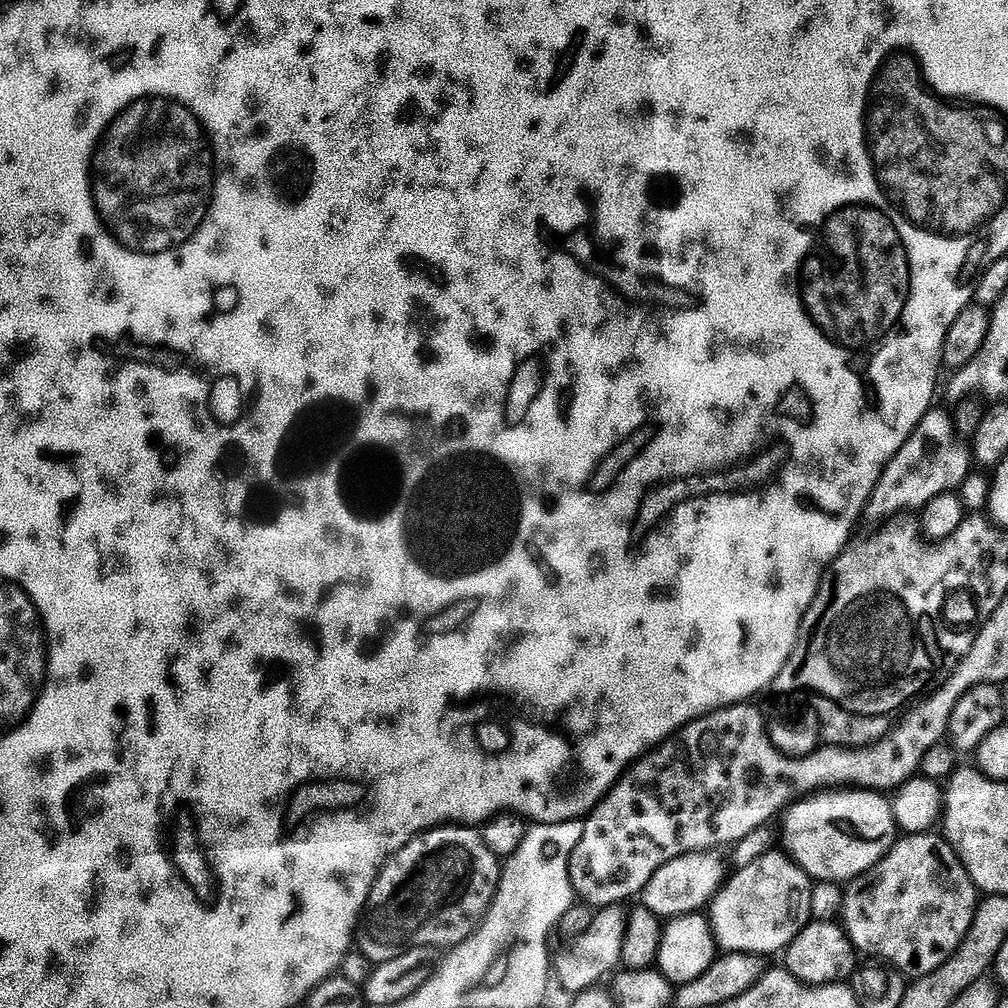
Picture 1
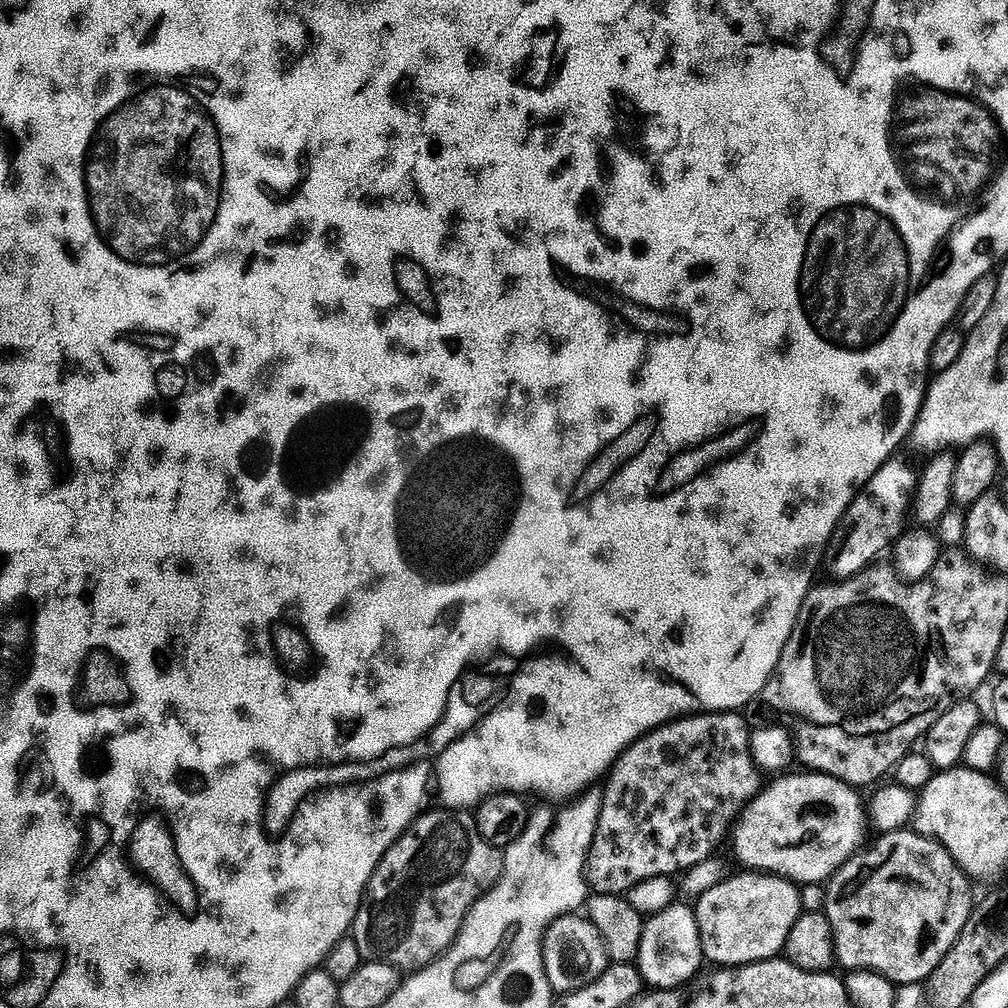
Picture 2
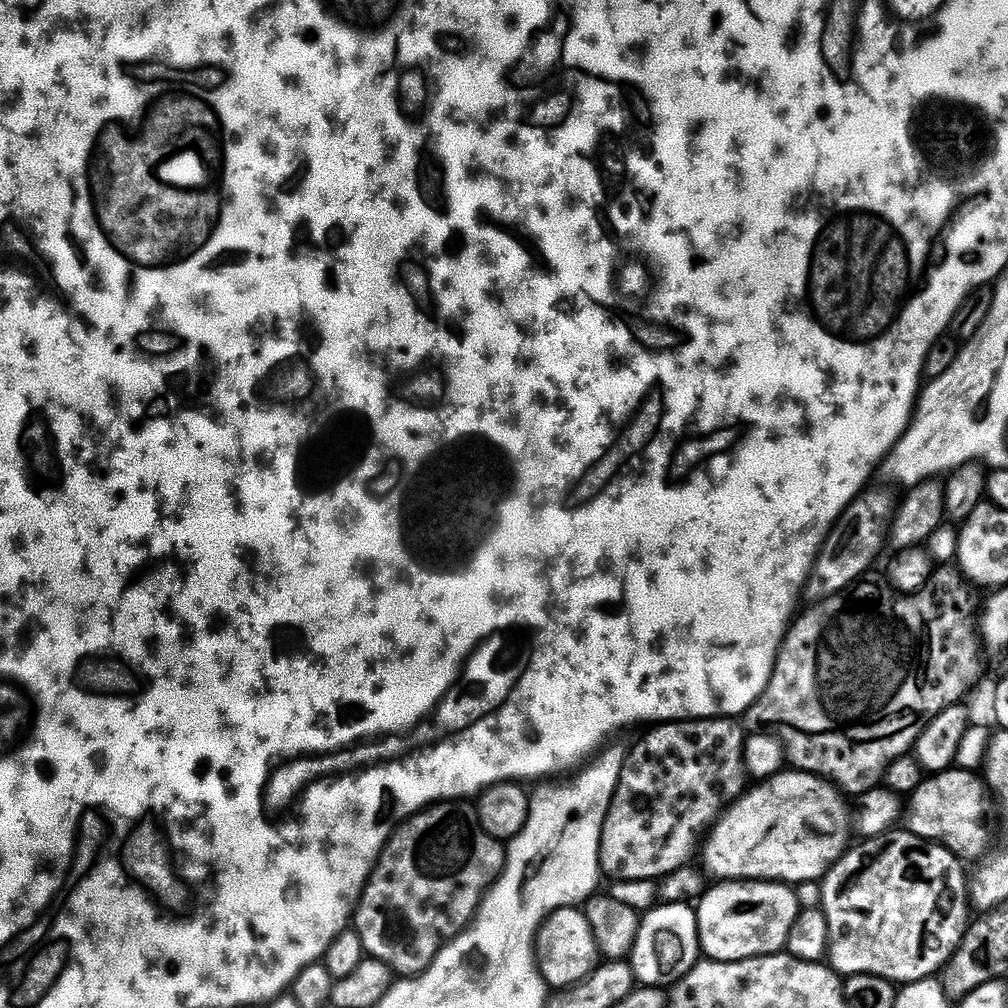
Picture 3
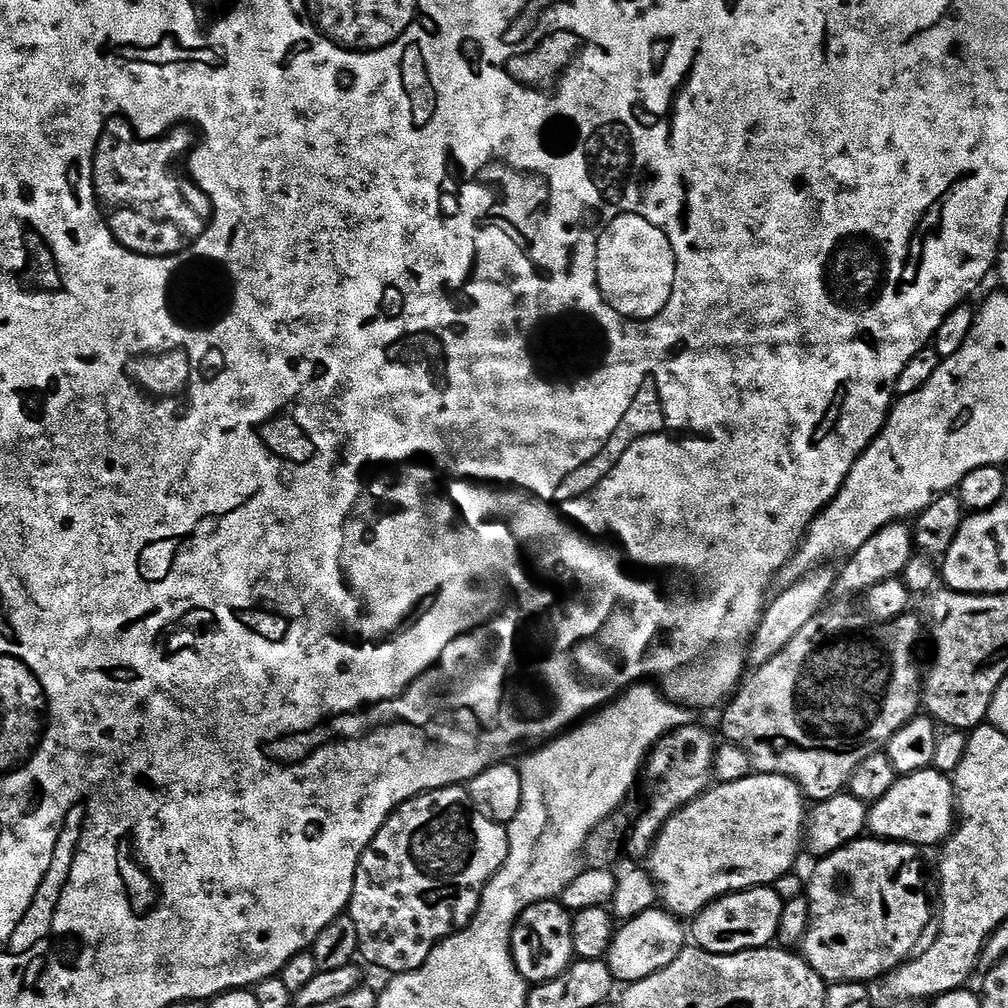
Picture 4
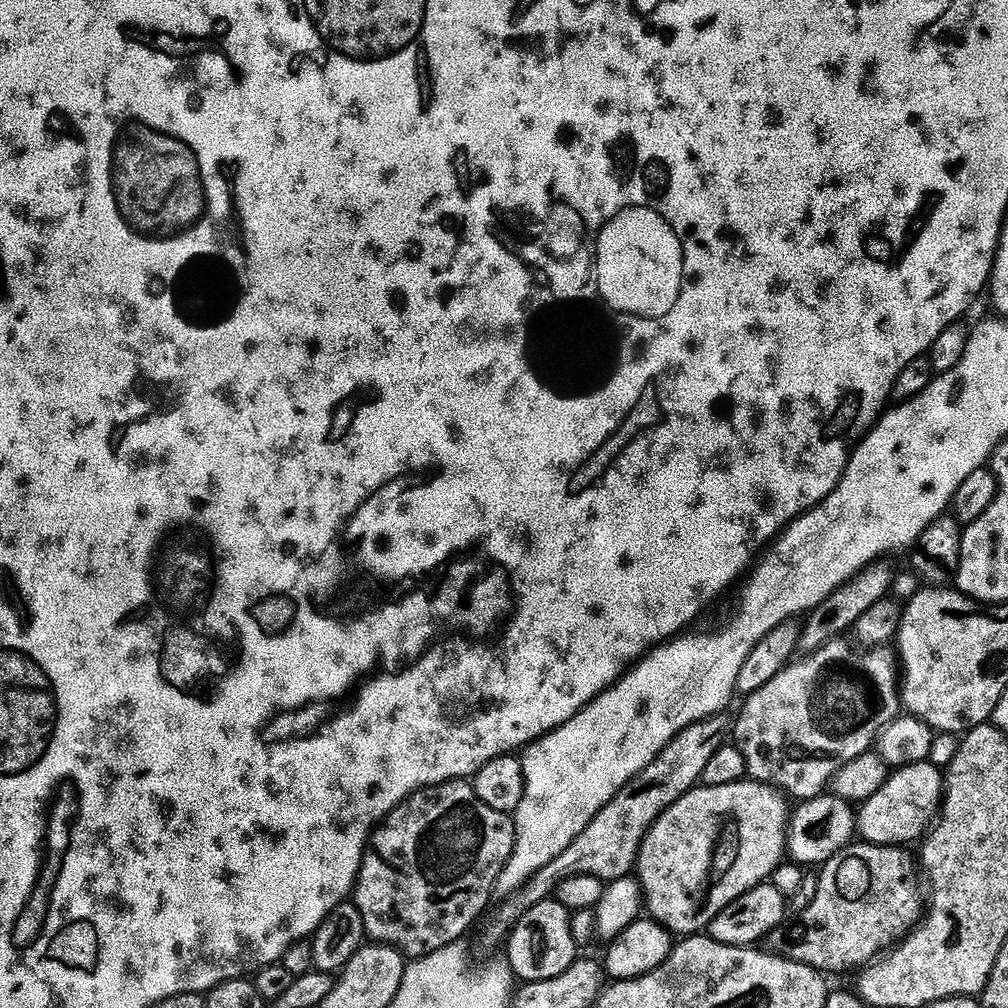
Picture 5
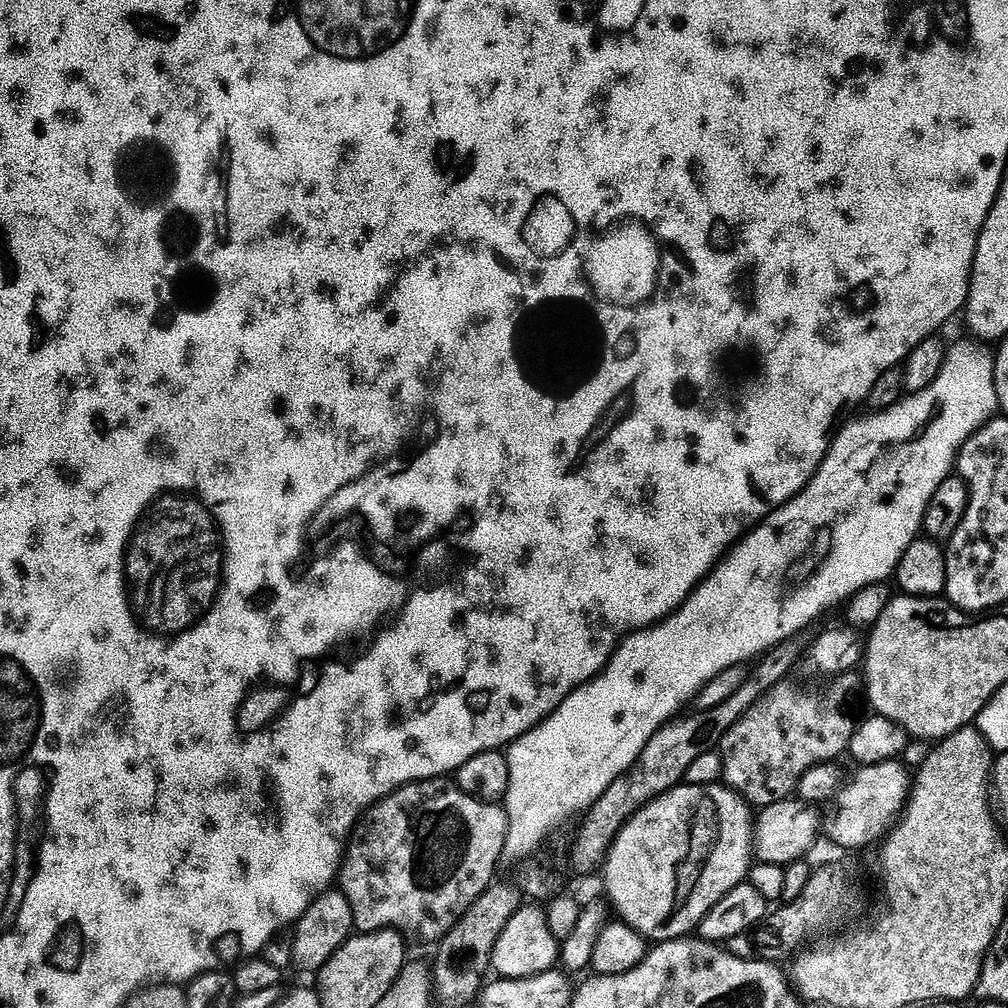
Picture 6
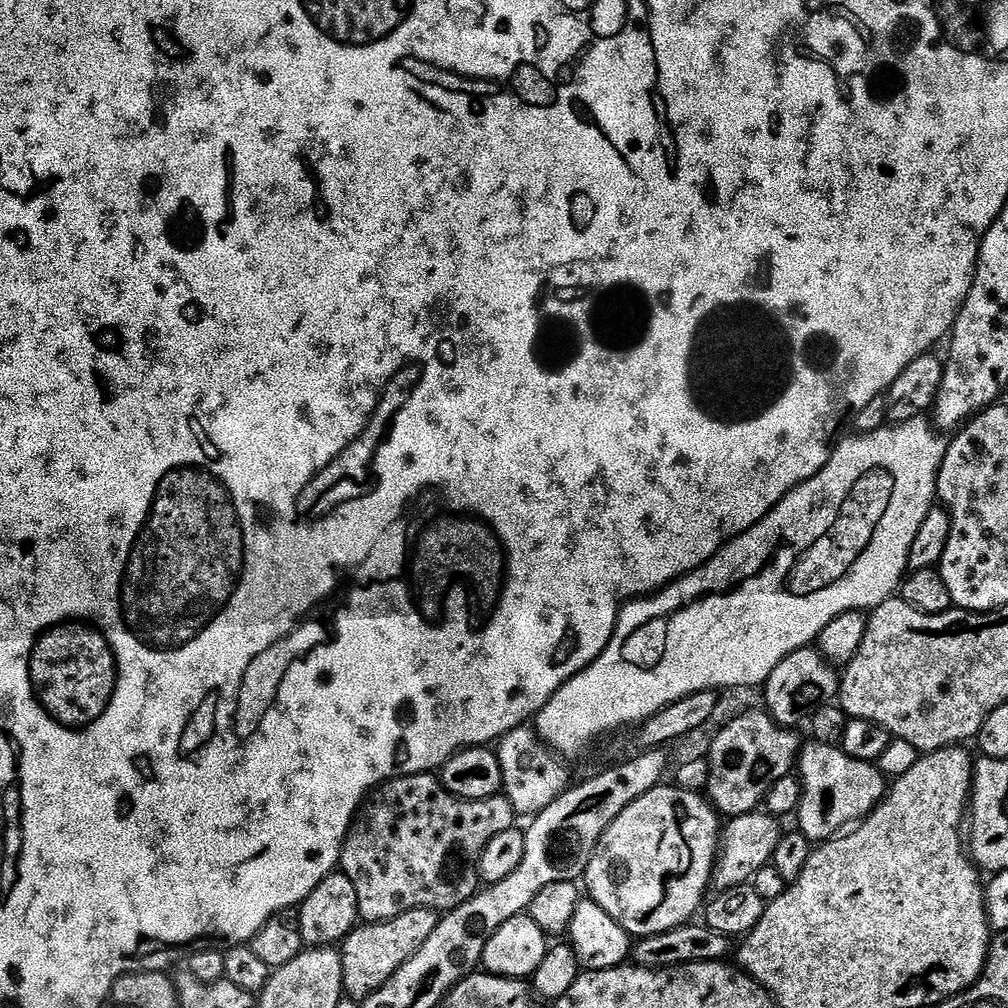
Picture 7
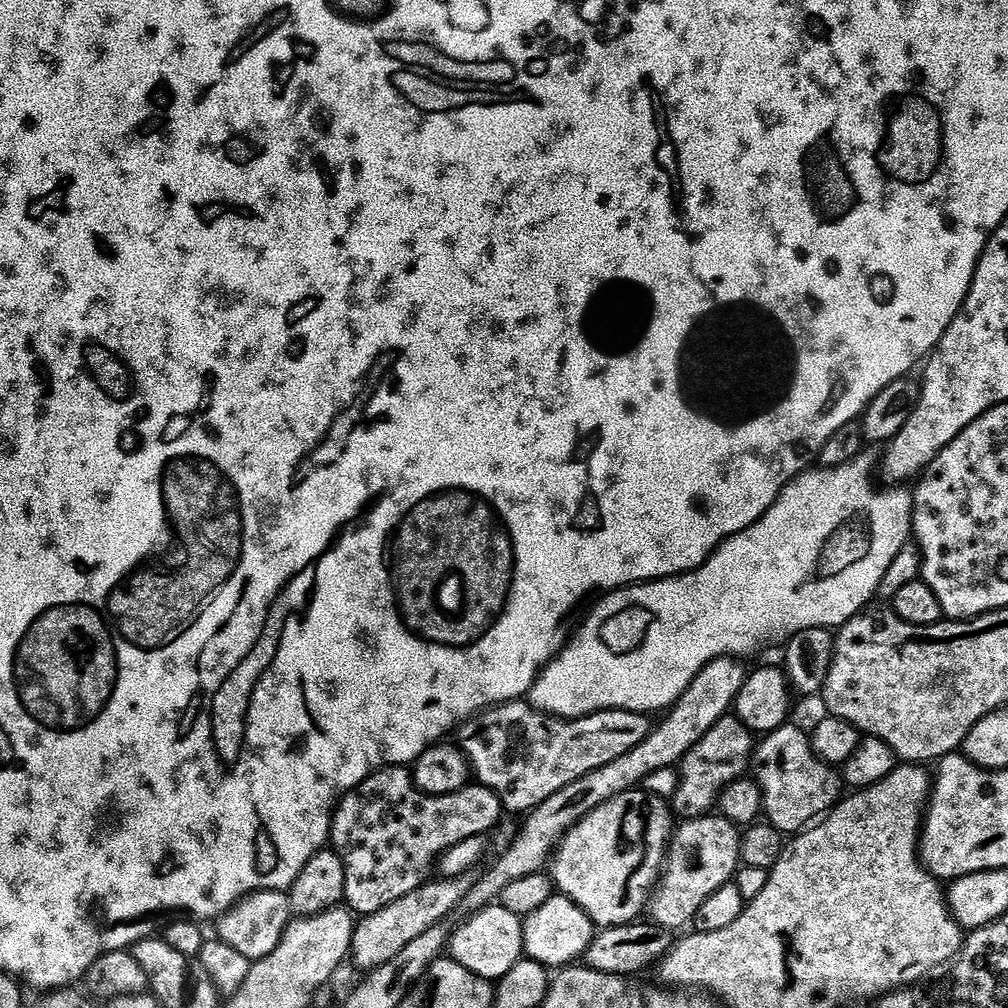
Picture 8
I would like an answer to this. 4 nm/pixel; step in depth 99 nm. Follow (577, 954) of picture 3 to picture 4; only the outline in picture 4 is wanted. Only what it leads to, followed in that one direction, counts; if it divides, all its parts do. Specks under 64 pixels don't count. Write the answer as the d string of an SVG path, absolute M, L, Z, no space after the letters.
M559 899L543 900L531 904L520 915L516 929L512 931L512 957L516 969L524 976L529 985L544 984L571 968L576 956L572 937L573 913L565 908Z

